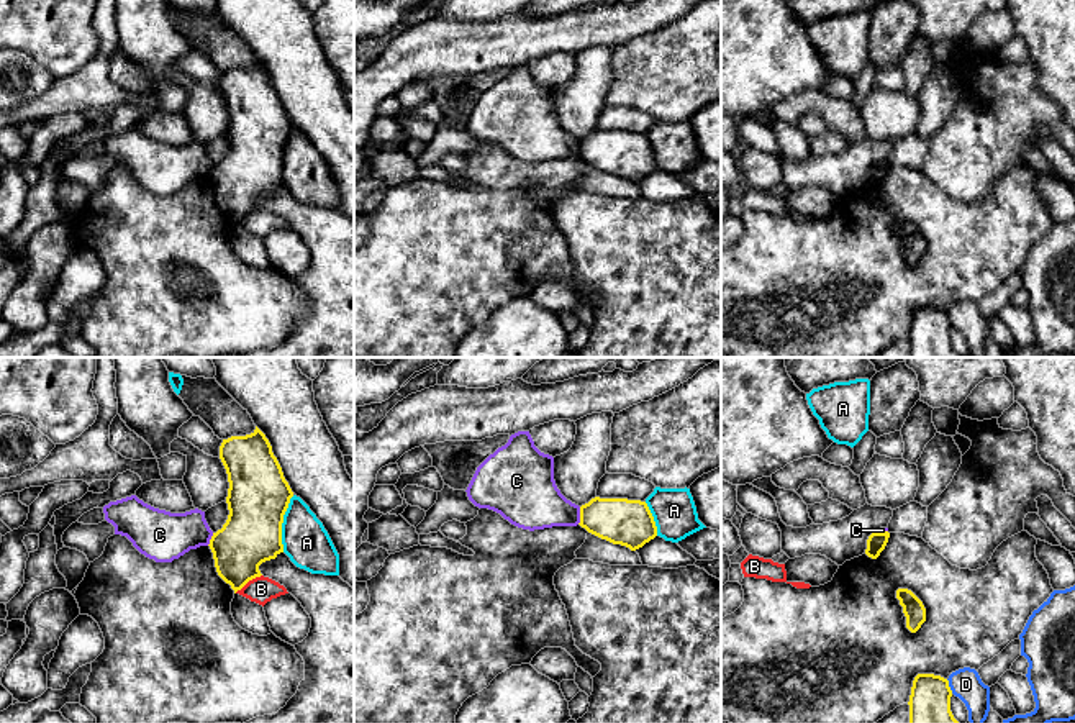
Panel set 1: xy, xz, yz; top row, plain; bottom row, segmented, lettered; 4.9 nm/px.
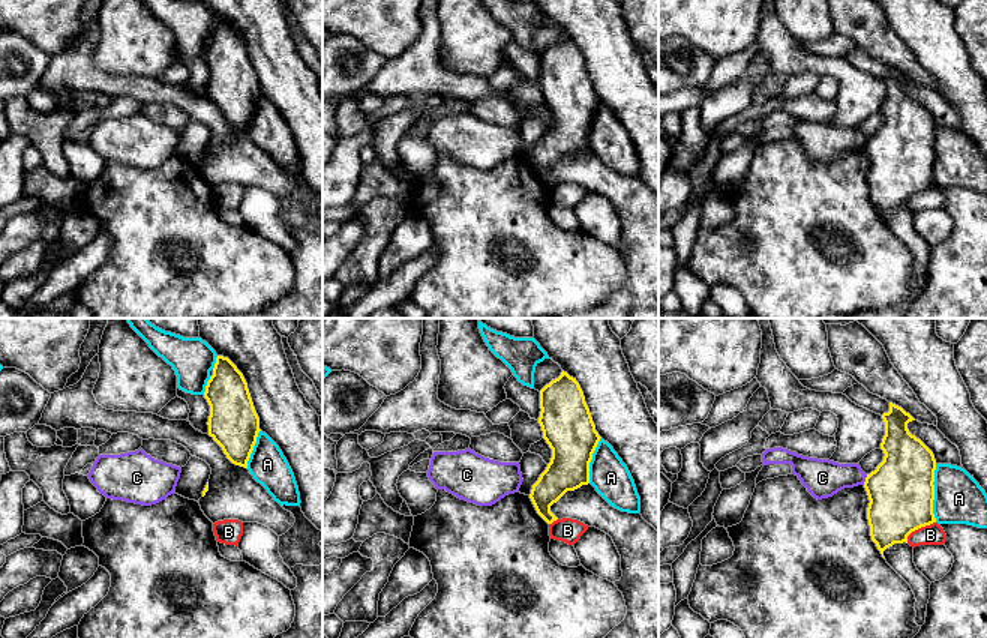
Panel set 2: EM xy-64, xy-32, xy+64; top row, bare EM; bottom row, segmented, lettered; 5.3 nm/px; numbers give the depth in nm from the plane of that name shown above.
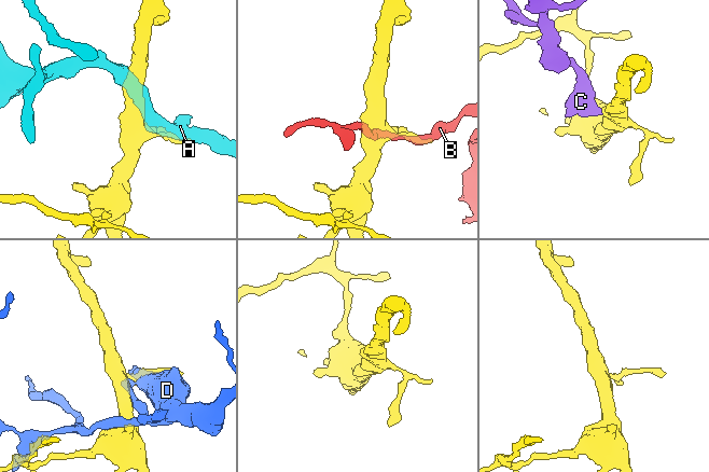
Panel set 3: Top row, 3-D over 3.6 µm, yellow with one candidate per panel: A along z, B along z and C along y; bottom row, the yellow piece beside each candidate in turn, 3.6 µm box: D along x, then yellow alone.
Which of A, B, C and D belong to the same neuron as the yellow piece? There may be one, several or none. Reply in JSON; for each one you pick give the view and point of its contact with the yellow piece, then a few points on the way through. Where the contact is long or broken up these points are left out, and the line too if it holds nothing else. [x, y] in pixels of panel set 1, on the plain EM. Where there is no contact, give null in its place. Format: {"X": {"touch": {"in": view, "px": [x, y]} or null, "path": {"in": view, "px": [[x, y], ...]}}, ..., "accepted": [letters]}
{"accepted": []}

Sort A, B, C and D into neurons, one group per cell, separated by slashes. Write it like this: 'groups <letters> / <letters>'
groups A / B / C / D

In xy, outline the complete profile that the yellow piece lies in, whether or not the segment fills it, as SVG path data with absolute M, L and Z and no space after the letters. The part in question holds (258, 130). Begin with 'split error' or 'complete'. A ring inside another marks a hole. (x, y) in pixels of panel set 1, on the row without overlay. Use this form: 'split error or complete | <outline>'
complete | M256 59L251 67L231 69L220 79L220 92L228 107L228 152L213 166L210 182L218 208L231 218L234 226L249 213L261 210L259 198L283 185L282 156L293 125L272 85L265 67Z

